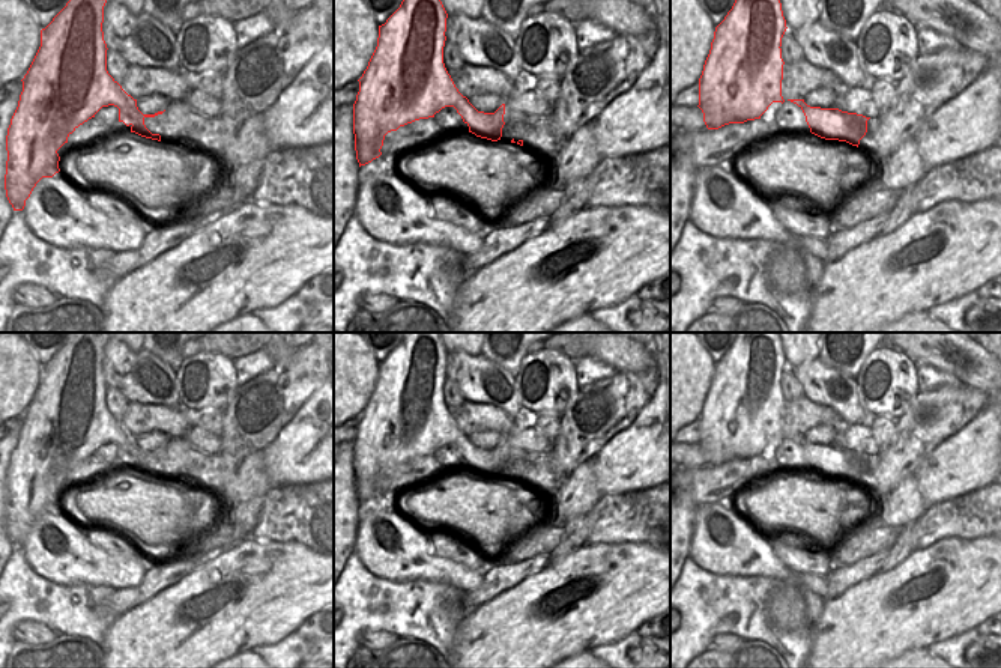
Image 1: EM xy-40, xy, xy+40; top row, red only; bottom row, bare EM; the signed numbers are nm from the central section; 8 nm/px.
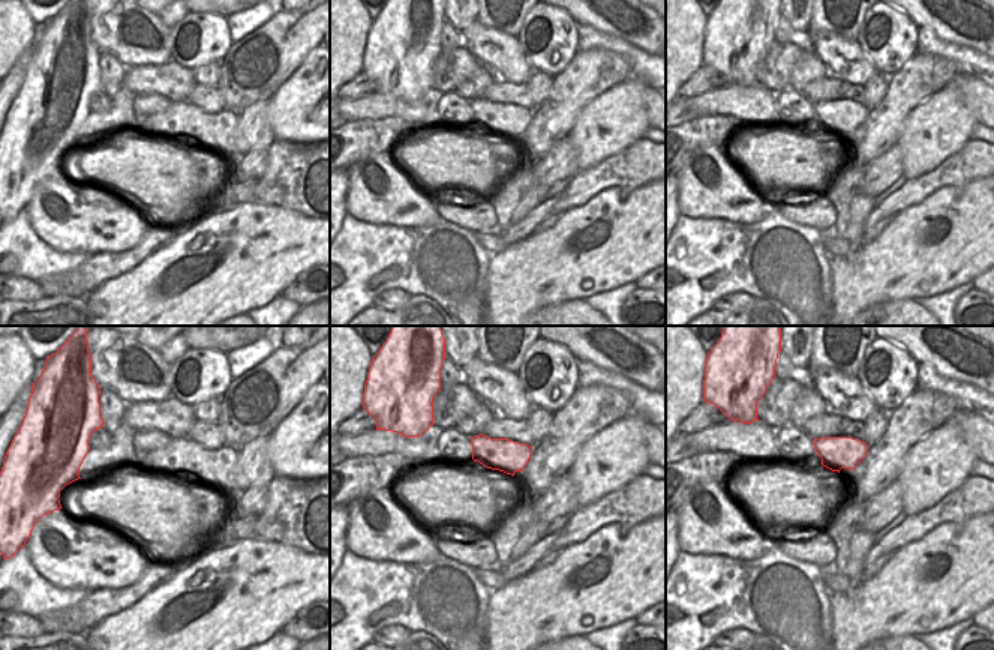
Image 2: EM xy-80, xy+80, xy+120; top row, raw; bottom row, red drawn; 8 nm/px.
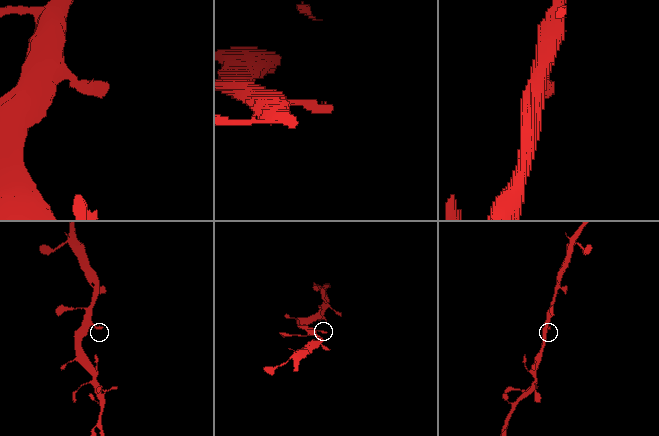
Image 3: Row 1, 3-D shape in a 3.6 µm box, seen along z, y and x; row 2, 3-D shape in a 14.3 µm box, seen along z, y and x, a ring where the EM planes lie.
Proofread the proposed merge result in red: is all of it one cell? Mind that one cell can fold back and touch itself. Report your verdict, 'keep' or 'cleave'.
keep

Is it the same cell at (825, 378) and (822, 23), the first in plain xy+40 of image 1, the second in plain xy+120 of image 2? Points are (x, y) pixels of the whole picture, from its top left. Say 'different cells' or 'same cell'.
different cells

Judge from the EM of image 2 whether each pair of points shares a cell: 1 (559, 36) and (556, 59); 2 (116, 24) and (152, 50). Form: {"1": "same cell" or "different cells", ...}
{"1": "same cell", "2": "same cell"}

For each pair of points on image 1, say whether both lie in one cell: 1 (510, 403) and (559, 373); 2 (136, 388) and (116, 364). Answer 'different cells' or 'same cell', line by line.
1: different cells
2: same cell

